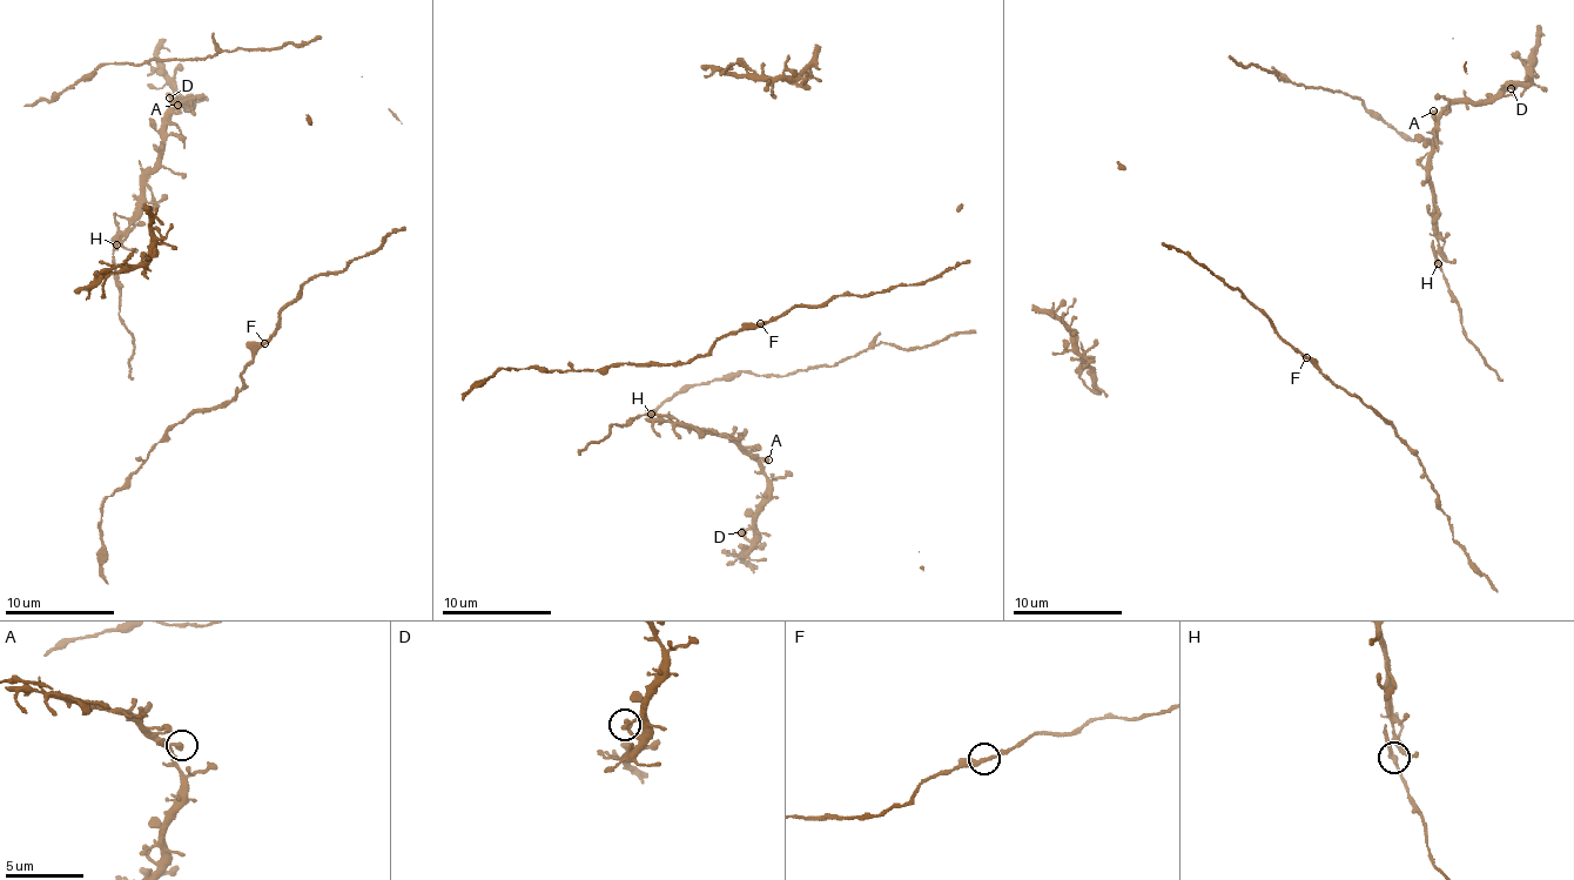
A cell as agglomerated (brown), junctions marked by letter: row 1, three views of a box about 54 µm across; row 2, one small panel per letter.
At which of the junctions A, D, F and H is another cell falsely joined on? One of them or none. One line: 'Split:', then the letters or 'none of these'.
Split: H

